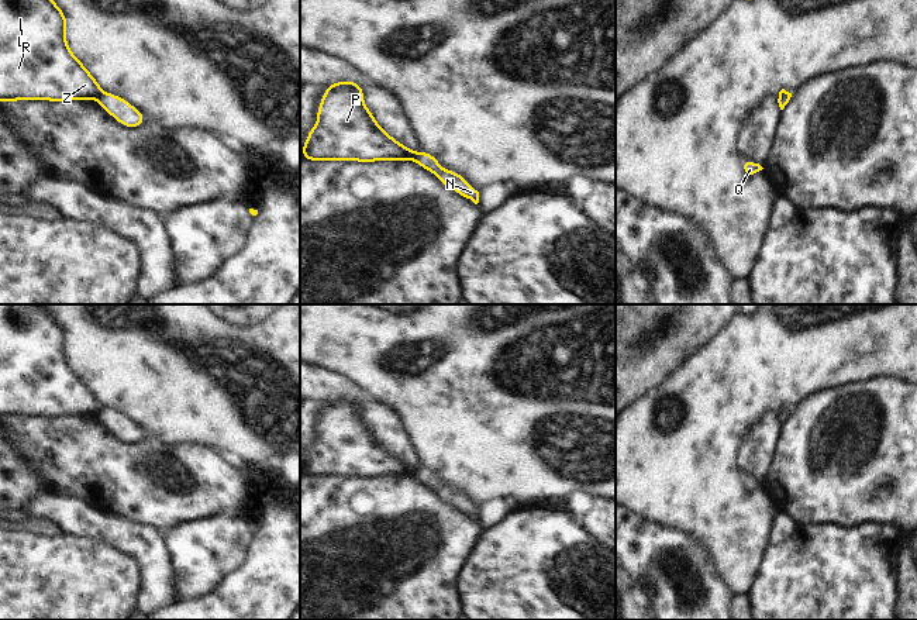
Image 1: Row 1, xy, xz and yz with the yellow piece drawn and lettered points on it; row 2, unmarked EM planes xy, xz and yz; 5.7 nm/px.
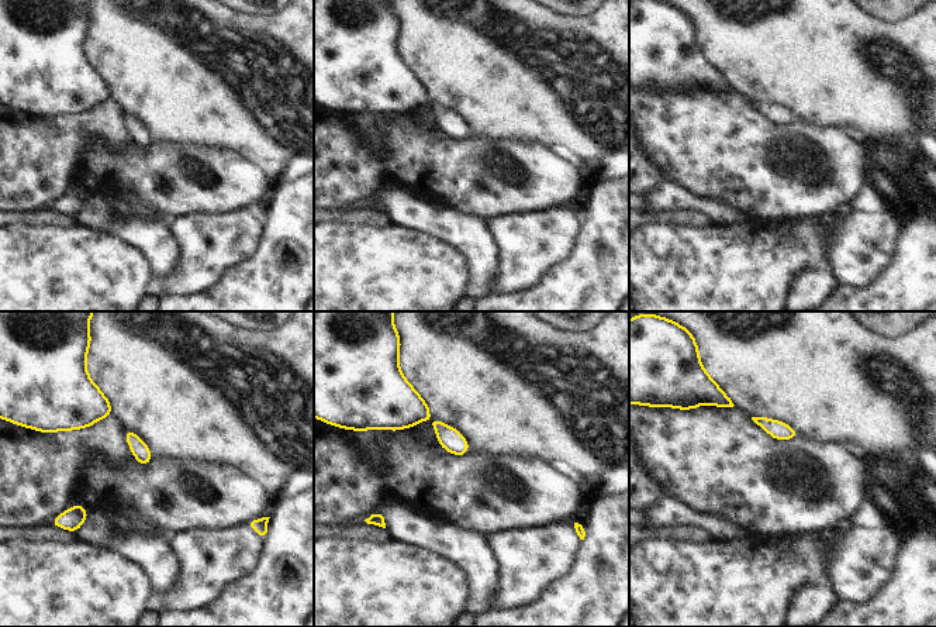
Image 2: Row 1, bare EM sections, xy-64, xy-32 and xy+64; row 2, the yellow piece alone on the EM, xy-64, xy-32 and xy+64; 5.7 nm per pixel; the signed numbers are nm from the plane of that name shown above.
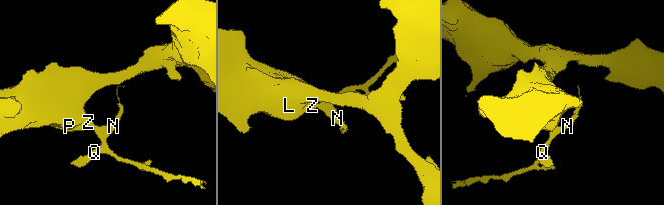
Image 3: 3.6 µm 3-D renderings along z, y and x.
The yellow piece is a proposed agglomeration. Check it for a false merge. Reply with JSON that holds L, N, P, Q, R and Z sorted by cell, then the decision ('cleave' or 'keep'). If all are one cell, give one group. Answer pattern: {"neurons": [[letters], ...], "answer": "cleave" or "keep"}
{"neurons": [["L", "P", "R", "Z"], ["N", "Q"]], "answer": "cleave"}

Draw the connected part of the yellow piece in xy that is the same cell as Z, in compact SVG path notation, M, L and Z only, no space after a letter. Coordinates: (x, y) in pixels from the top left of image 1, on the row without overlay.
M0 304L0 418L97 416L100 399L66 356L66 331L44 304Z

